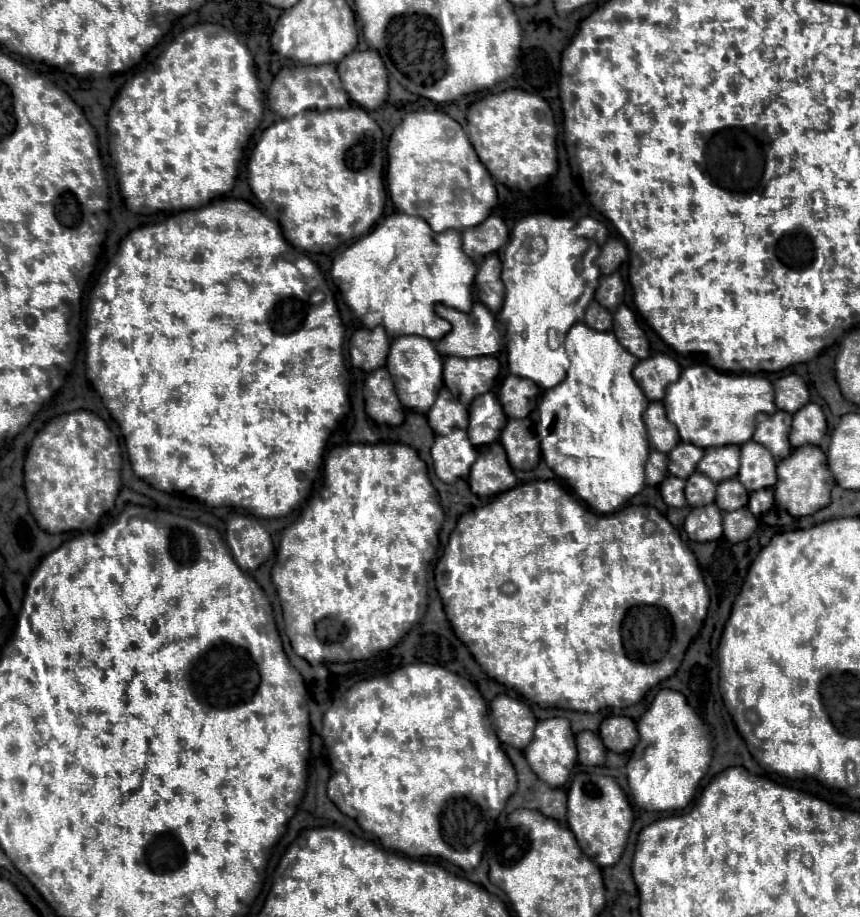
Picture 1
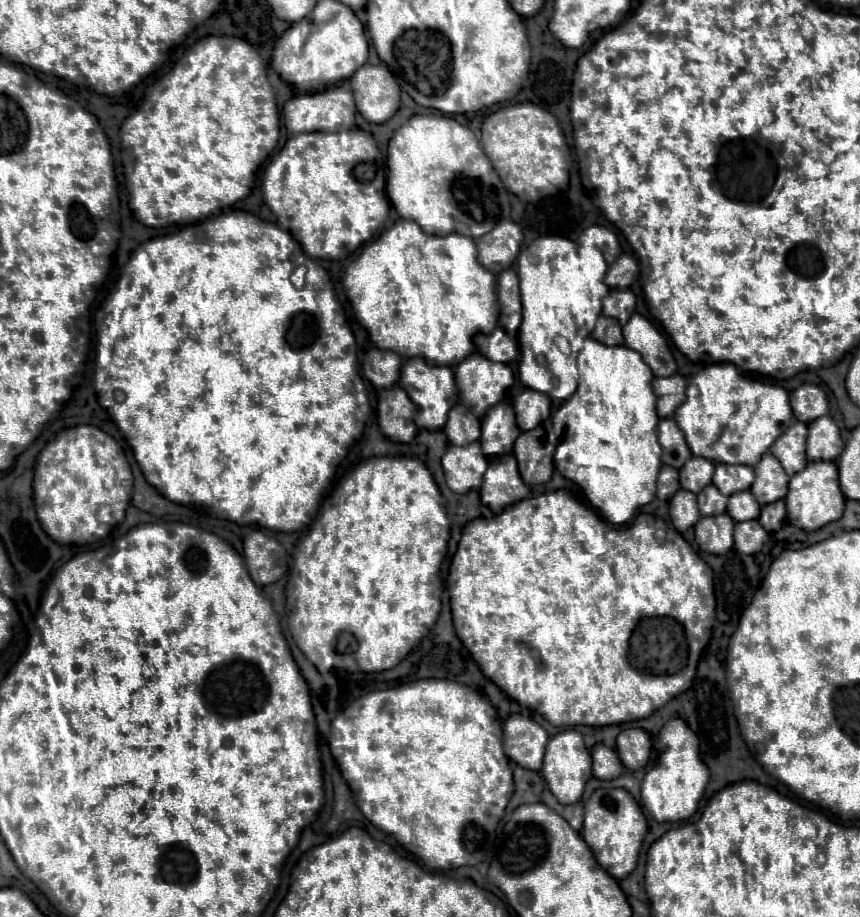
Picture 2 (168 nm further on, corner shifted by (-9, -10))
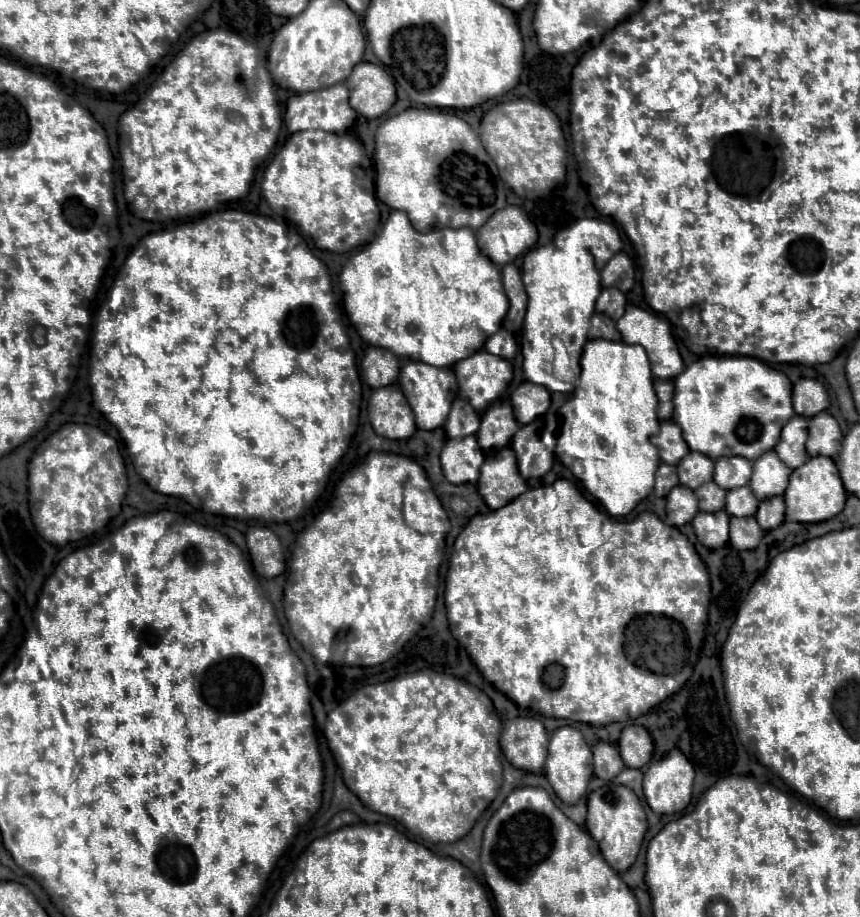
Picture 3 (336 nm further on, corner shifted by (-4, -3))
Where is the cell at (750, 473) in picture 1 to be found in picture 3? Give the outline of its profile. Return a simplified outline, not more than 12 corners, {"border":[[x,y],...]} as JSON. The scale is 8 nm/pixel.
{"border":[[775,451],[753,461],[749,487],[759,501],[783,495],[791,469]]}

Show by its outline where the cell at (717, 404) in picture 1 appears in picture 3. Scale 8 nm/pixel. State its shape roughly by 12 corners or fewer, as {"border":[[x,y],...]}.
{"border":[[703,357],[673,383],[691,451],[749,461],[791,419],[791,381]]}

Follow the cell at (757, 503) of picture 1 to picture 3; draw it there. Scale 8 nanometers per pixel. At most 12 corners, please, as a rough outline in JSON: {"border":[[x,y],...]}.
{"border":[[783,497],[761,501],[755,519],[765,531],[785,519]]}

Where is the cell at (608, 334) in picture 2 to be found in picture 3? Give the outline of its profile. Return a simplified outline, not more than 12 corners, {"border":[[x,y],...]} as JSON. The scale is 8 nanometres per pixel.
{"border":[[603,313],[591,317],[589,339],[621,341],[615,321]]}

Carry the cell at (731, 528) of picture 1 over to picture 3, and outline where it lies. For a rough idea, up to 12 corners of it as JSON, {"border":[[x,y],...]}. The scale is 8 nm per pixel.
{"border":[[731,517],[729,541],[739,551],[755,549],[763,529],[755,517]]}

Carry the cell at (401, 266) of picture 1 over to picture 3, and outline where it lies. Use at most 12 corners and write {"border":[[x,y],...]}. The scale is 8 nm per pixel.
{"border":[[403,211],[339,275],[363,341],[453,367],[509,307],[471,229]]}

